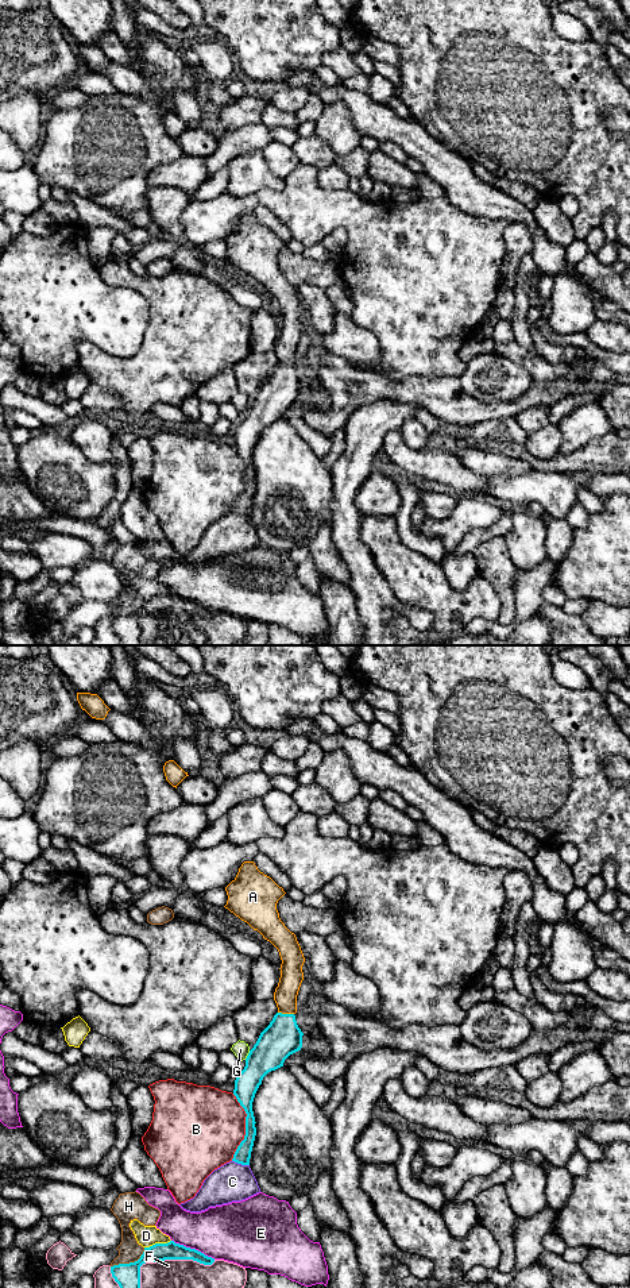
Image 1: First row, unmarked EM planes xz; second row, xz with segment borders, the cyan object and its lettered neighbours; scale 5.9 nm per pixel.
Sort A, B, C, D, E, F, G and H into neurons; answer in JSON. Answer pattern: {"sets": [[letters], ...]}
{"sets": [["A"], ["B"], ["C"], ["D"], ["E"], ["F"], ["G"], ["H"]]}

